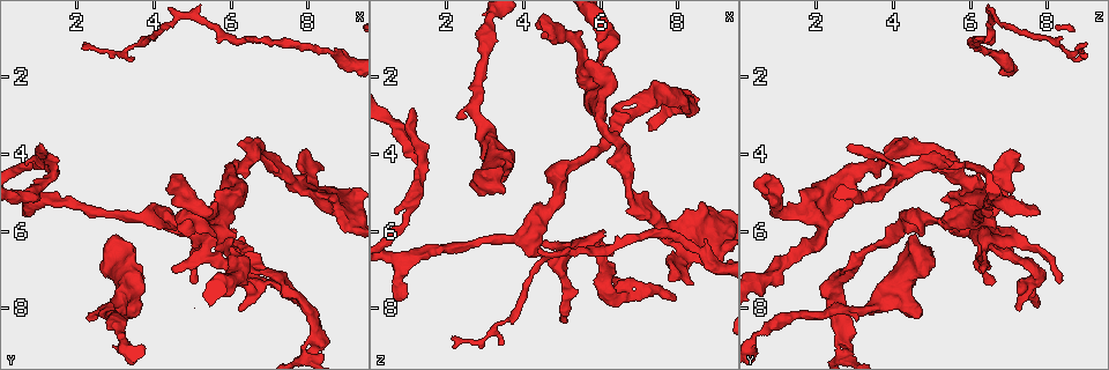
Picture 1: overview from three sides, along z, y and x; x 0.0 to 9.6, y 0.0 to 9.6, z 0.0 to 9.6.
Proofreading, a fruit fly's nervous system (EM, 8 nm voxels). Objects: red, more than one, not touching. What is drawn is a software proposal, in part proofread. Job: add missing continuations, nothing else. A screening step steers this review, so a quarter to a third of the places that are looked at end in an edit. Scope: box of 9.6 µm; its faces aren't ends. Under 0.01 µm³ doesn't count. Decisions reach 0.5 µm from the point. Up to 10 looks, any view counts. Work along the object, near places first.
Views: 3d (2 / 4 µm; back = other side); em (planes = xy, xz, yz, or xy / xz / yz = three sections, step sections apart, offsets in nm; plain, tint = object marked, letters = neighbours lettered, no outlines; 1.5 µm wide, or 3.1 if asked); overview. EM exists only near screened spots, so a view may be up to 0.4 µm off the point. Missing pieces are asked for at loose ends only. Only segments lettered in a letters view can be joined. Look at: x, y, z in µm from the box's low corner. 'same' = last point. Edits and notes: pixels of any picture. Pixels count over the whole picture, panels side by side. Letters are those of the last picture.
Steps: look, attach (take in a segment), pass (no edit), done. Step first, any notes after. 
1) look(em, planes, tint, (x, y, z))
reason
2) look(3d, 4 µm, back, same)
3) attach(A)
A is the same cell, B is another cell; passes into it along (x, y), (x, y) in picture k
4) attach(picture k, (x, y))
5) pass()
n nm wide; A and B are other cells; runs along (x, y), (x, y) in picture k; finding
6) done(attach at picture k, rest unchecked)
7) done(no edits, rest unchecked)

look(3d, 2 µm, back, (5.00, 7.35, 8.35))
an open end

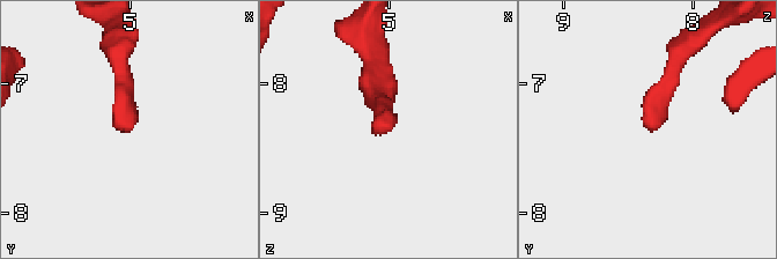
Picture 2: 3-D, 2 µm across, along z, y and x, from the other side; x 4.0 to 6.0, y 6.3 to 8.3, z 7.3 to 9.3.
look(em, planes, tint, (5.02, 7.30, 8.38))
shape alone is not enough

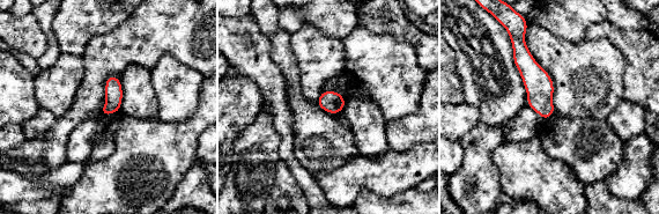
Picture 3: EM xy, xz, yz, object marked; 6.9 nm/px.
look(em, planes, letters, same)

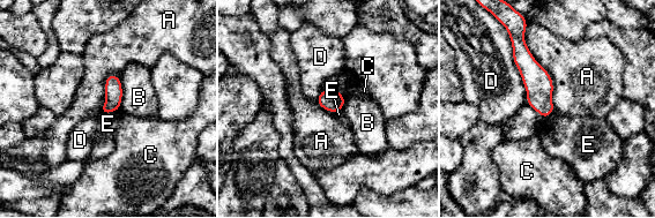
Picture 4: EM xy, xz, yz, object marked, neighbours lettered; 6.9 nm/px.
pass()
130 nm wide; A, B, C, D and E are other cells; border along (523, 34), (551, 77), (555, 110) in picture 4; no lettered segment goes on from it

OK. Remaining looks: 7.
look(3d, 4 µm, back, (7.45, 7.70, 2.20))
branch stops here

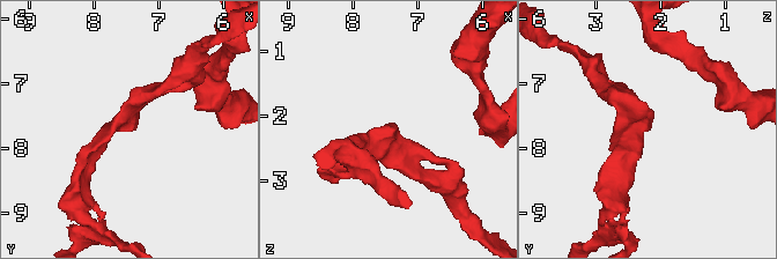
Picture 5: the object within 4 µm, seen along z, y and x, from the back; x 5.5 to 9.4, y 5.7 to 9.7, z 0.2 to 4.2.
look(em, planes, letters, (7.50, 7.65, 2.15))

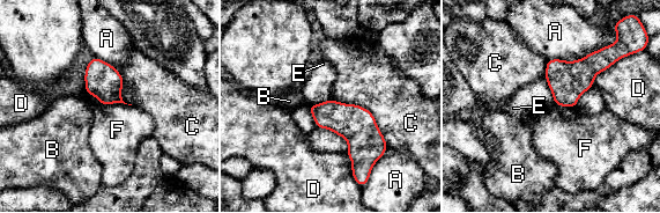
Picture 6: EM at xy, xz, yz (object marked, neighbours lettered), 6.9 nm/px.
pass()
240 nm wide; A, B, C, D, E and F are other cells; no lettered segment goes on from it

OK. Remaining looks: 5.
look(em, planes, letters, (2.25, 8.25, 3.05))
free end

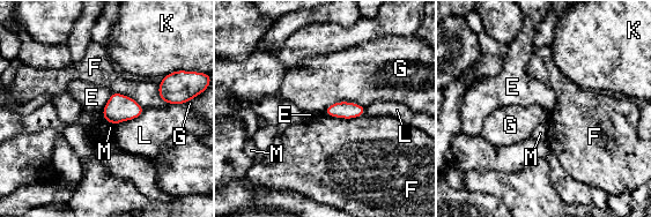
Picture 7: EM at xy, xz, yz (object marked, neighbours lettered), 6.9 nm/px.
pass()
E, F, G, K, L and M are other cells; none of them fits

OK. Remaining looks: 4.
look(em, planes, letters, (0.75, 5.55, 7.75))
free end

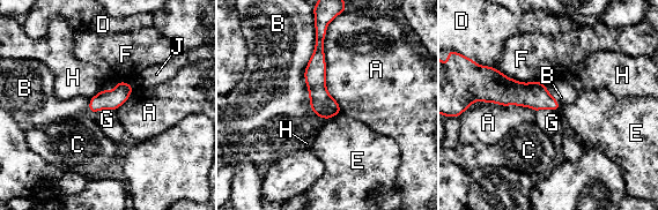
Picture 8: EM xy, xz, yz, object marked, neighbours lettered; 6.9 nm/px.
pass()
A, B, C, D, E, F, G, H and J are other cells; runs along (318, 40), (318, 95), (327, 115) in picture 8; no lettered segment goes on from it

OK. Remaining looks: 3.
done(no edits, rest unchecked)

